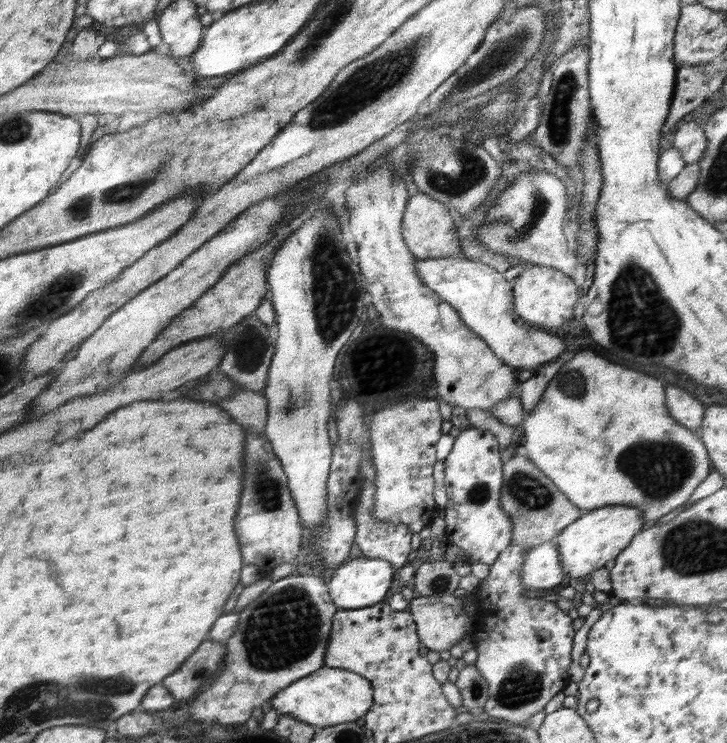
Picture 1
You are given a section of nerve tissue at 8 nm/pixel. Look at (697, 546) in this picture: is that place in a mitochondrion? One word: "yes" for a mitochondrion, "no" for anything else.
yes

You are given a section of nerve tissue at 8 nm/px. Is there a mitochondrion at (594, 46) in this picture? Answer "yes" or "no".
no

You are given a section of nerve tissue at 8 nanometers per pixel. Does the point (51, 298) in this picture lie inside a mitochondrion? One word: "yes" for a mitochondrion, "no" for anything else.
yes

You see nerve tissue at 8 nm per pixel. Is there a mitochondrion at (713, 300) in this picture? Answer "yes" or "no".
no

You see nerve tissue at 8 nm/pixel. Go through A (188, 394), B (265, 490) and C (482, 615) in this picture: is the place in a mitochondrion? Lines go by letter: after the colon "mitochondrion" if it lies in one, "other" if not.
A: other
B: mitochondrion
C: other

